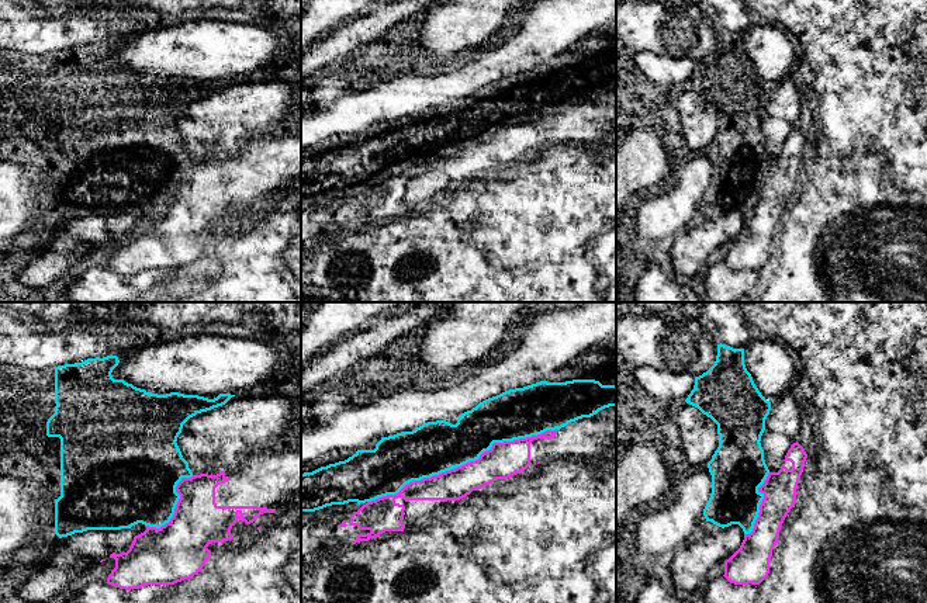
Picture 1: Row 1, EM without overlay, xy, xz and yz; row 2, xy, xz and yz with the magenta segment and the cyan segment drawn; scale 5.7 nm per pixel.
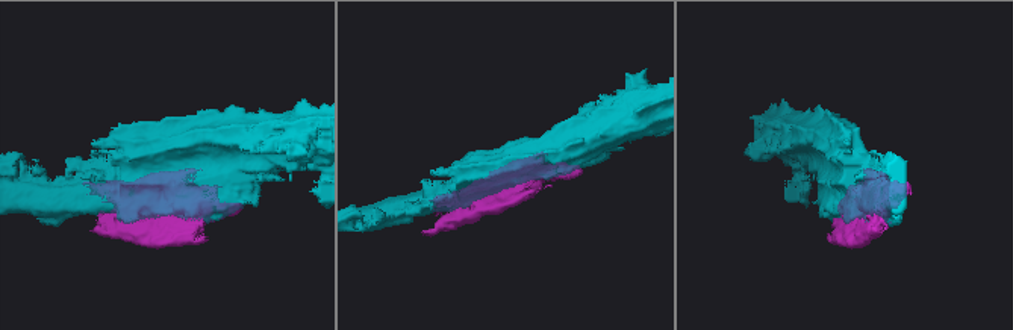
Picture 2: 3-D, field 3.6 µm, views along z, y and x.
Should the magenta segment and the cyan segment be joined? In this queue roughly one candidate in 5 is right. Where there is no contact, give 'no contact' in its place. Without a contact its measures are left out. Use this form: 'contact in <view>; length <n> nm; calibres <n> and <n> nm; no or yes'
contact in xz; length 1150 nm; calibres 200 and 300 nm; no

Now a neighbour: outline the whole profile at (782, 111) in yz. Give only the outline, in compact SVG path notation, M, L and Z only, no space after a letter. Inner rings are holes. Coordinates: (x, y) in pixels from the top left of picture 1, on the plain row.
M786 77L771 87L771 96L765 104L765 115L760 127L769 157L781 155L788 135L798 127L800 104L800 94L791 79Z

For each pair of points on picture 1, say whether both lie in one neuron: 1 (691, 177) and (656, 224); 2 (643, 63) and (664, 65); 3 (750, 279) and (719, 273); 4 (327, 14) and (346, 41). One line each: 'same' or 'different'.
1: same
2: same
3: same
4: different

